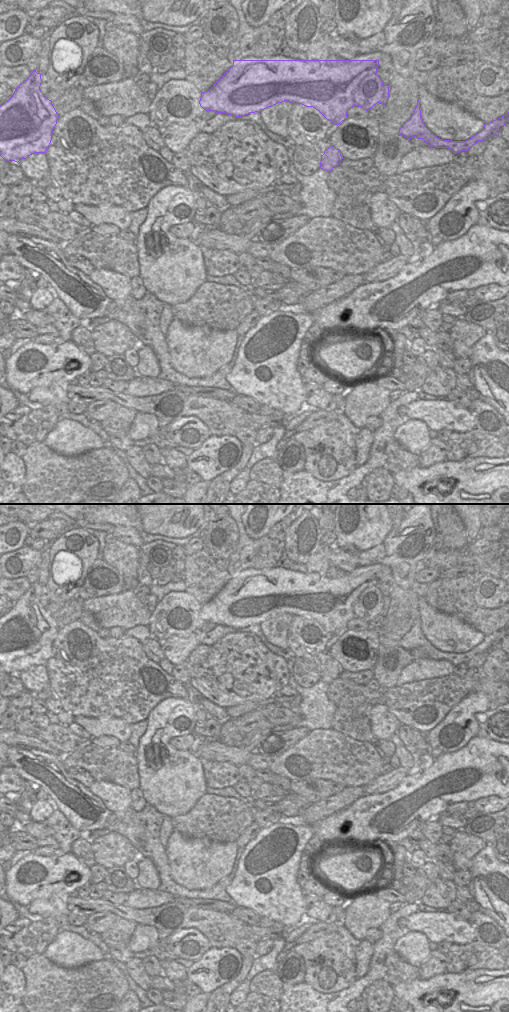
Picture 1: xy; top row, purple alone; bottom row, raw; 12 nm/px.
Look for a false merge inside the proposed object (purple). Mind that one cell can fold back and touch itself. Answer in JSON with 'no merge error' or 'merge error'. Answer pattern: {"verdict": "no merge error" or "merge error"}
{"verdict": "merge error"}

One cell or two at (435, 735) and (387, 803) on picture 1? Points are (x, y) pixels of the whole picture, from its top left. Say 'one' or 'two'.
two

